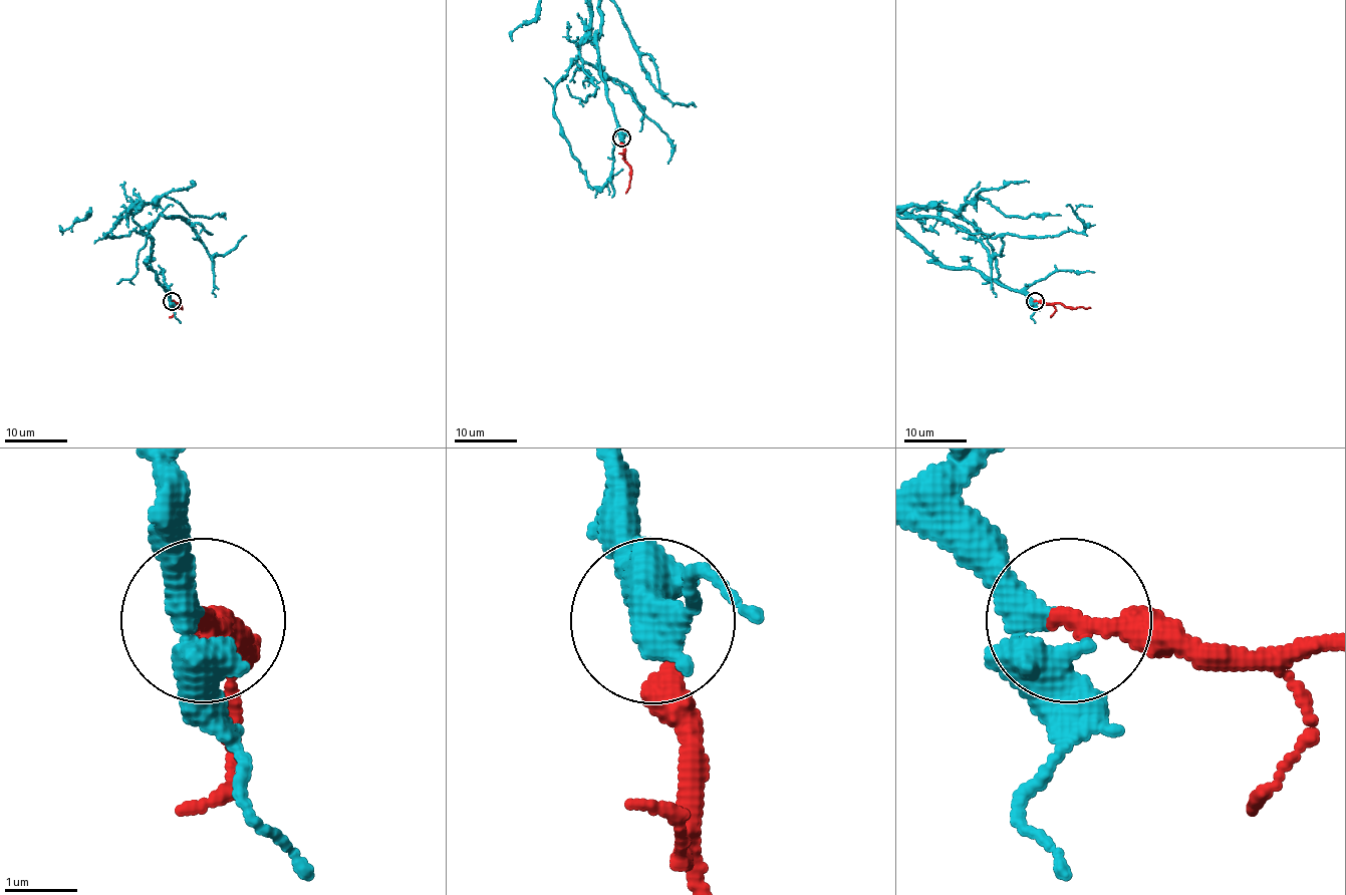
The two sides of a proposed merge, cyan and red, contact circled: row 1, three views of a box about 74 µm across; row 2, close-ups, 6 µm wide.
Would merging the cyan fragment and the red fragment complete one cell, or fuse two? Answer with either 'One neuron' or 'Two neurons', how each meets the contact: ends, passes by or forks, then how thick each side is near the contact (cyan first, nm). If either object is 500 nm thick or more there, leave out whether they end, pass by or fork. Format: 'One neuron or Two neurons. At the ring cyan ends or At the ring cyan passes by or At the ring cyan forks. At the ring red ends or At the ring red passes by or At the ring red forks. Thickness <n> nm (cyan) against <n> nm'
One neuron. At the ring cyan forks. At the ring red ends. Thickness 300 nm (cyan) against 280 nm

